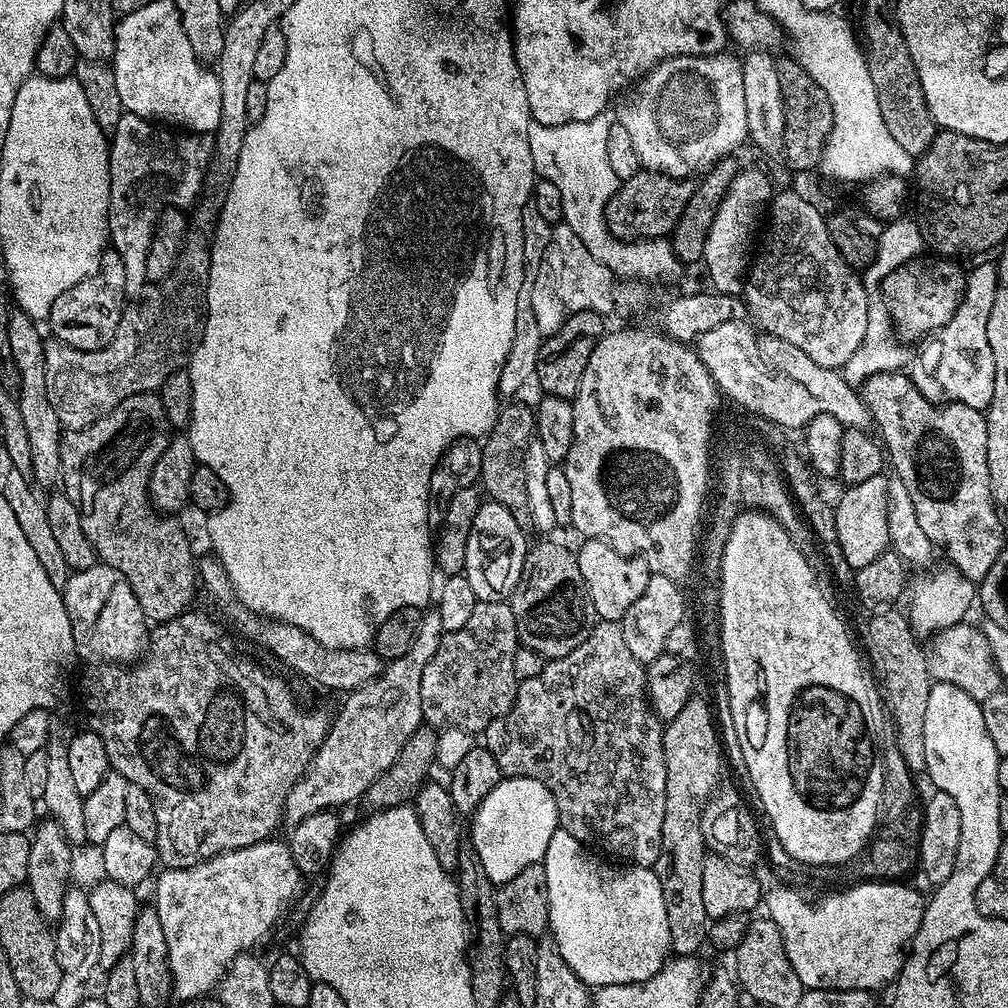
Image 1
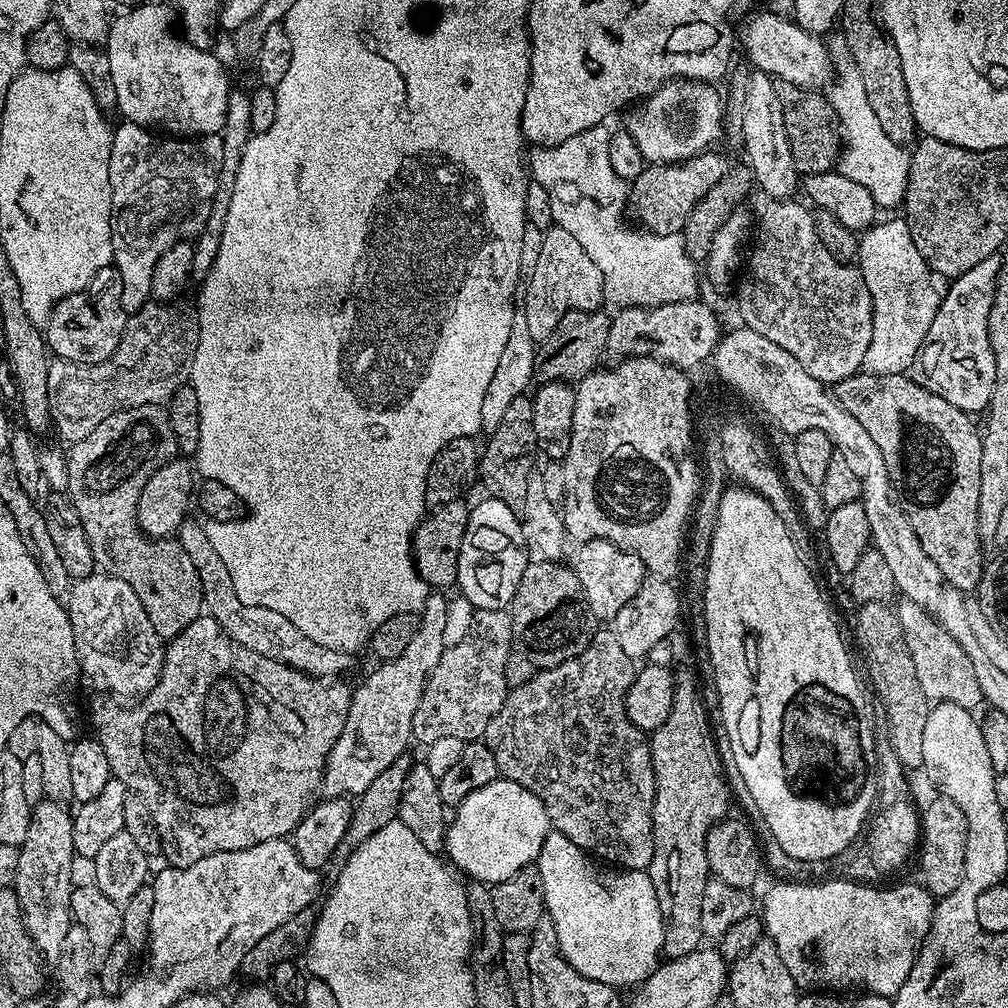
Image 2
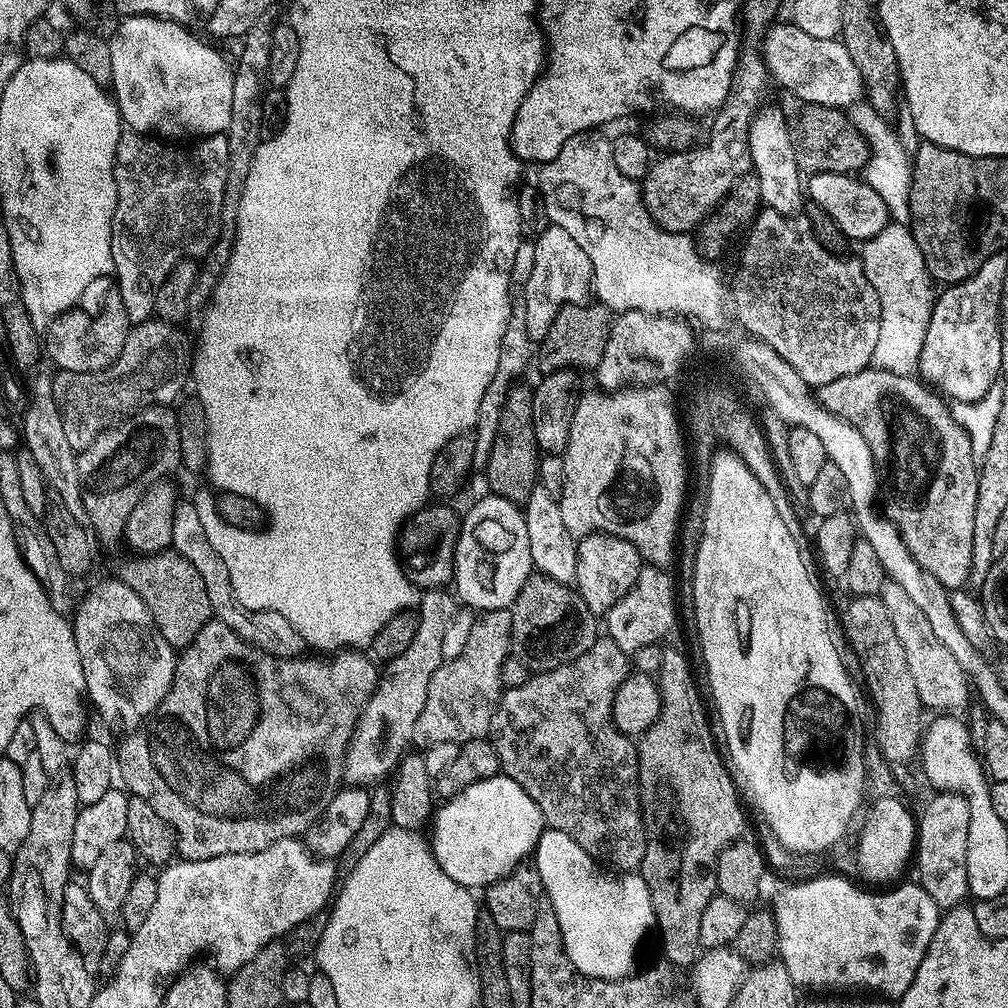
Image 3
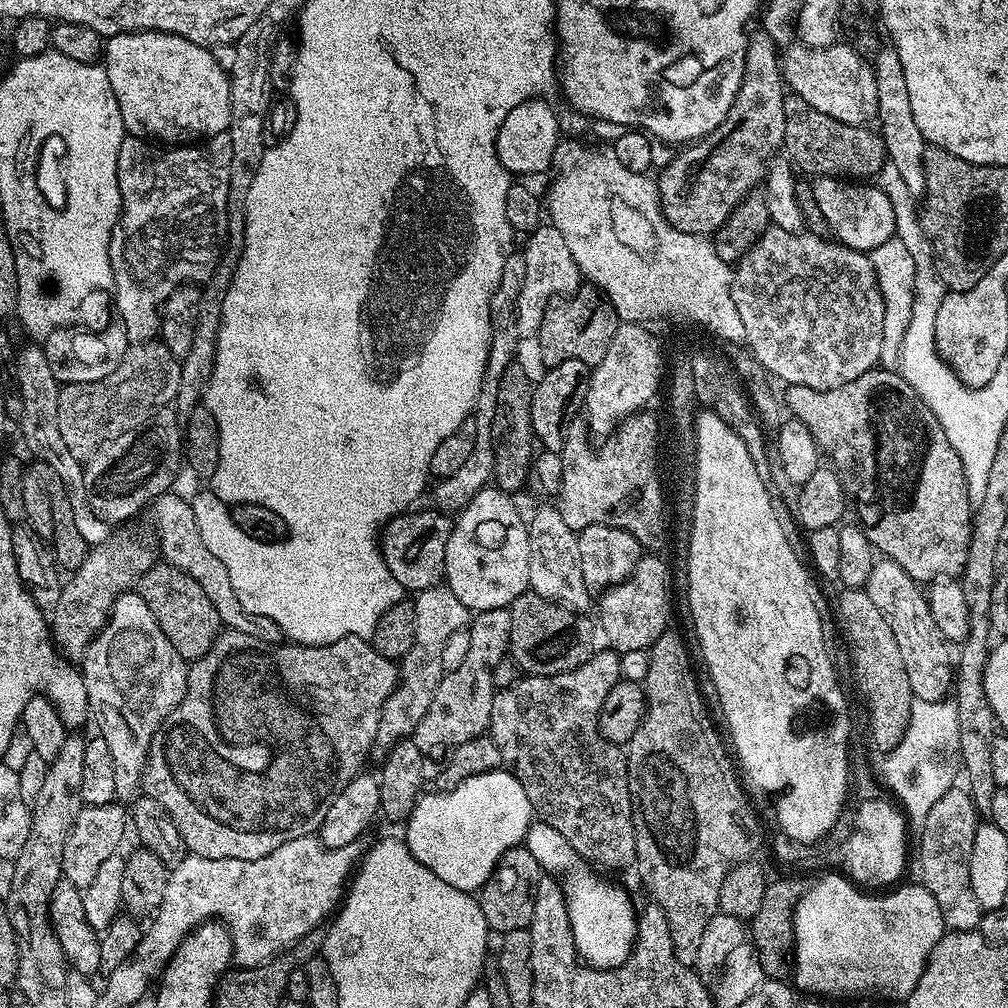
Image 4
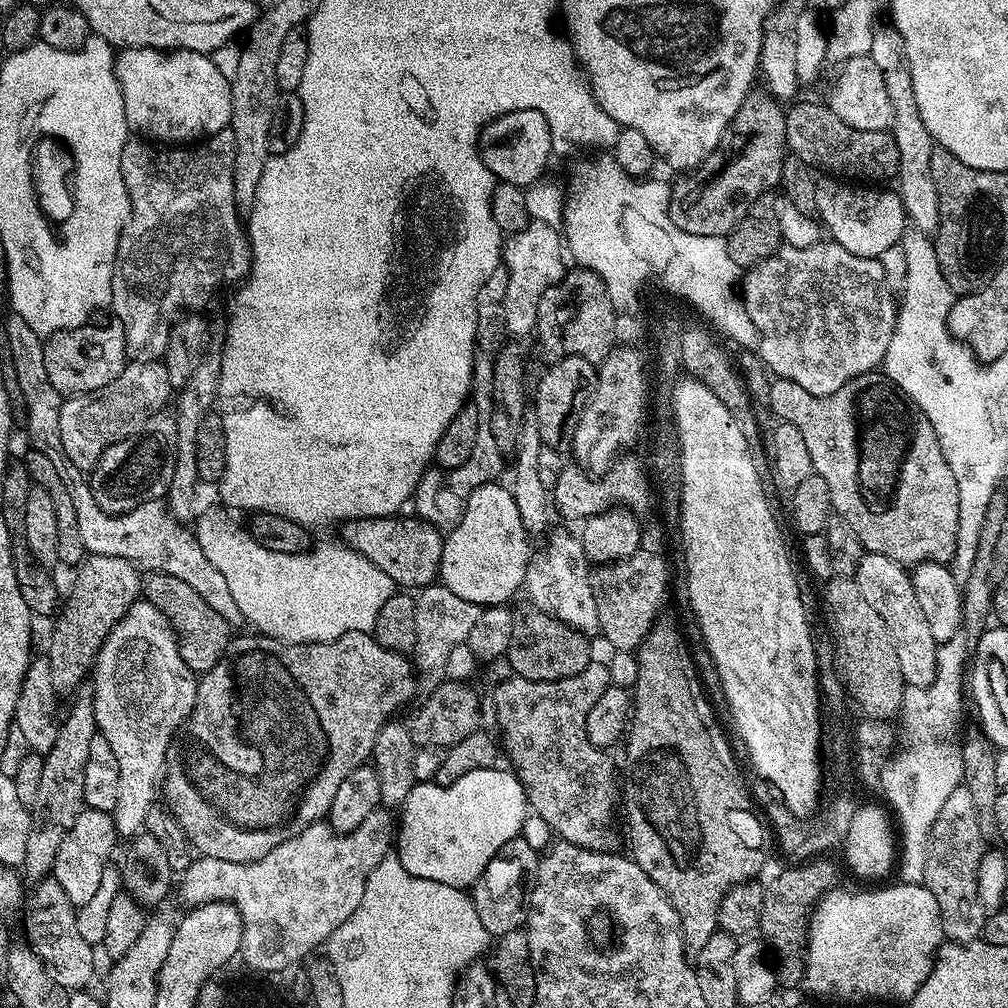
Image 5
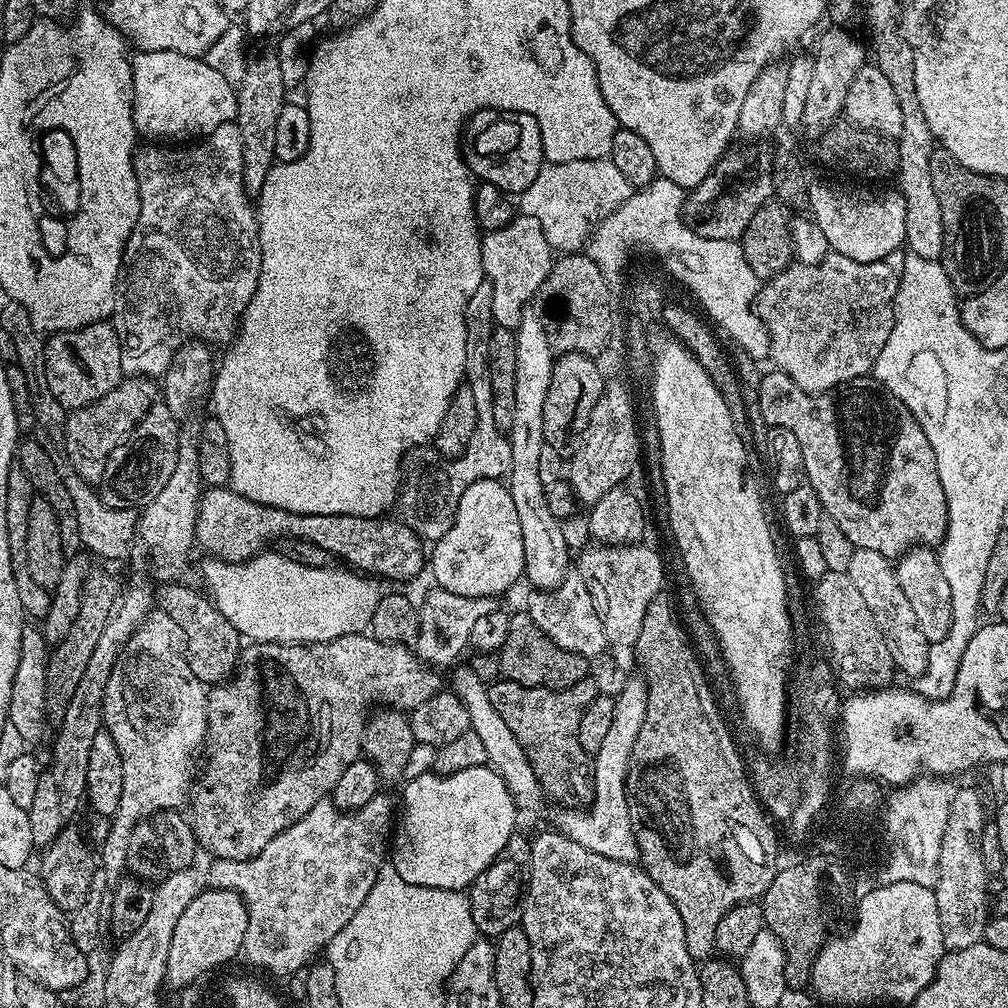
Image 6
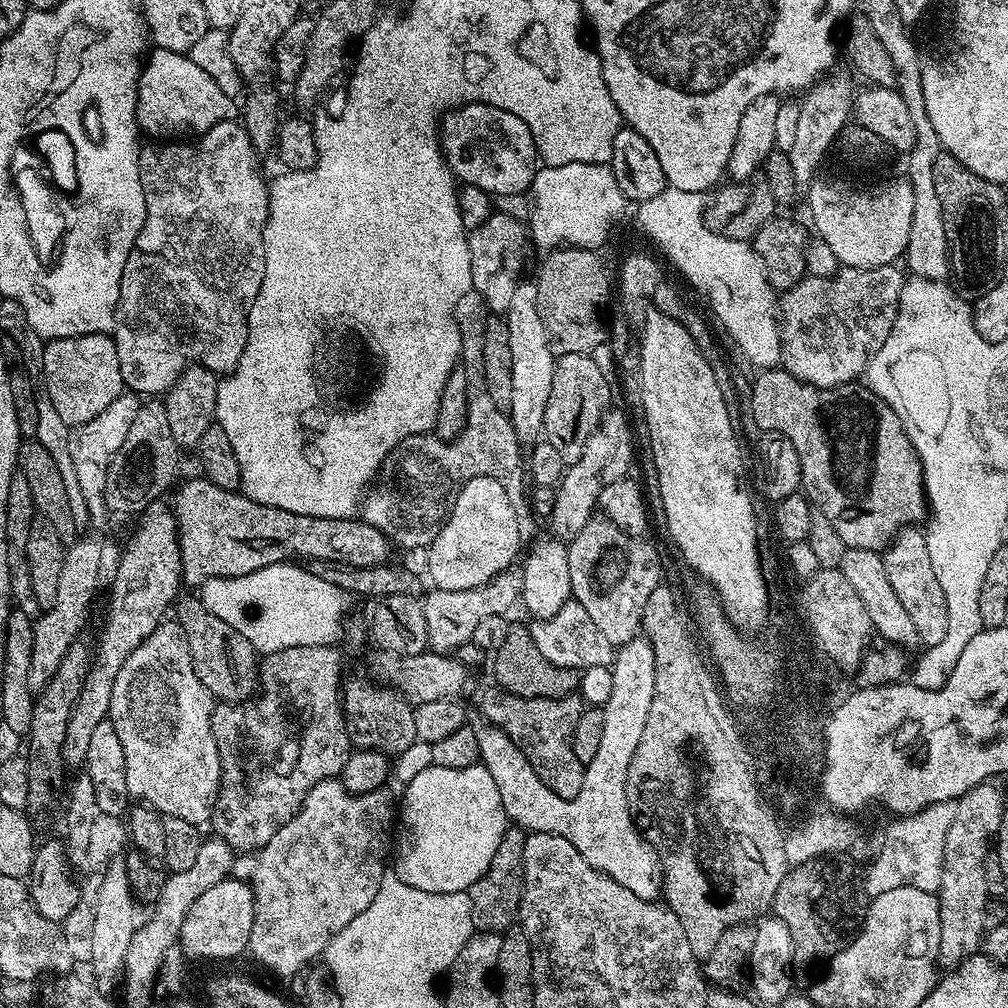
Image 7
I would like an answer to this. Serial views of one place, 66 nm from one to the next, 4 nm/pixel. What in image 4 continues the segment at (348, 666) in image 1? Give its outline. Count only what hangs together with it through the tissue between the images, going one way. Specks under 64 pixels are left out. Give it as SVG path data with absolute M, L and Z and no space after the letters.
M176 490L163 492L152 501L151 512L152 524L156 527L156 536L160 539L158 552L163 563L190 574L190 578L194 578L194 582L198 582L198 586L202 586L206 598L210 598L210 606L214 606L214 610L218 610L221 625L234 630L242 630L242 634L250 634L250 638L258 638L267 644L278 644L285 639L285 634L278 626L278 622L274 622L270 618L262 618L262 614L250 614L250 610L246 610L242 606L242 602L238 602L238 598L234 594L234 586L230 586L226 566L222 566L222 562L218 562L216 553L210 550L210 546L206 546L202 542L201 531L198 530L194 513L185 497L180 497Z

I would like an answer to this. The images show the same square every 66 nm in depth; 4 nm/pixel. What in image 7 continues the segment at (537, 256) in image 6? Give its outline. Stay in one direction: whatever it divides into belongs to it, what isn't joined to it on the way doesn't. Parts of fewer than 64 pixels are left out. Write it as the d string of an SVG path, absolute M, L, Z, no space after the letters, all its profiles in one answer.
M500 210L493 211L486 222L482 222L482 226L471 229L468 245L472 290L482 296L489 313L507 313L510 298L514 298L516 285L522 280L520 263L524 260L524 238L526 242L525 225L520 225L510 213Z

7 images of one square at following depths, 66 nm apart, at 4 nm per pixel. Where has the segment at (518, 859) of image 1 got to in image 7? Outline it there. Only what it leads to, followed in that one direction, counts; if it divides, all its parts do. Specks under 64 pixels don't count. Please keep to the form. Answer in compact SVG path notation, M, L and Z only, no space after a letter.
M433 764L431 768L420 771L410 783L403 785L404 801L398 804L398 827L394 832L394 860L396 856L396 868L394 875L406 882L406 886L414 886L414 890L426 890L434 894L454 894L455 892L467 892L482 874L490 866L490 858L494 858L494 850L498 850L498 842L502 842L502 834L510 827L508 814L502 806L502 794L498 794L498 786L494 784L494 778L490 778L490 770L486 770L483 764L466 766L462 770L446 770L446 766Z

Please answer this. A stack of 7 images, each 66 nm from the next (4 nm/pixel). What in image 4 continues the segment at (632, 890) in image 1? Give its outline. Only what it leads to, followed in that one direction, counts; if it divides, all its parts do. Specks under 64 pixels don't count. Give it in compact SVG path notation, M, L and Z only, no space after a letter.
M534 822L528 828L526 847L538 858L541 869L559 879L564 890L564 901L570 914L570 926L576 943L576 953L593 968L616 968L624 964L636 943L638 908L632 905L628 892L595 876L593 865L572 849L570 842L554 830L554 826Z

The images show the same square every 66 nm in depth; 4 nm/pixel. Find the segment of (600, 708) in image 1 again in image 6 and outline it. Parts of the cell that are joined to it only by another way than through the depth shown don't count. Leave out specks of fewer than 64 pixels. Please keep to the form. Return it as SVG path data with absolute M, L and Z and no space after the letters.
M499 679L488 689L490 702L494 702L494 710L502 714L502 722L514 730L514 738L526 750L526 758L530 758L530 766L534 766L534 774L540 779L540 786L549 797L552 796L560 806L580 806L591 797L594 787L594 768L590 763L590 753L582 750L582 742L578 742L578 722L582 722L582 714L586 714L586 706L595 698L596 685L591 679L578 682L569 688L527 688L513 680Z

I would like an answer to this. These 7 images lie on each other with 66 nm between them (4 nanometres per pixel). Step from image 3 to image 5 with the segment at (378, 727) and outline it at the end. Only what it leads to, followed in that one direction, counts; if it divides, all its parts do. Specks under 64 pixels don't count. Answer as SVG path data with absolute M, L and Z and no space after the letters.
M433 582L428 587L419 589L415 602L416 644L411 650L411 655L414 657L414 667L417 673L423 677L423 687L425 684L425 689L431 690L436 687L437 677L444 671L446 658L450 658L450 650L454 650L454 646L467 641L470 630L474 630L474 622L478 622L482 608L474 602L466 602L458 598L458 594L454 594L445 584L439 582Z

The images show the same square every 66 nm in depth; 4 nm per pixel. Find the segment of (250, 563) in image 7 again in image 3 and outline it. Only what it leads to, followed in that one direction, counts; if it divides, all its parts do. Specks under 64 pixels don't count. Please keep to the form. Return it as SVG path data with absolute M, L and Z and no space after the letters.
M429 503L418 509L412 517L405 520L398 537L398 555L404 565L408 579L421 590L444 588L454 580L454 554L458 546L461 513L447 508L447 503Z

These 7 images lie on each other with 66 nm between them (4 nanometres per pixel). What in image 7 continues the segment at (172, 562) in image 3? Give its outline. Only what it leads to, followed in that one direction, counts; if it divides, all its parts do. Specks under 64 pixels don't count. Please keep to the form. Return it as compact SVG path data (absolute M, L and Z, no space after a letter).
M192 598L178 608L175 609L175 619L188 639L190 658L194 674L198 674L198 682L202 682L202 686L206 686L206 690L210 690L217 701L229 704L251 701L261 683L256 649L246 642L246 638L242 638L242 634L238 634L238 630L234 630L234 626L226 626L222 618L210 614L210 610L206 610L199 599Z

